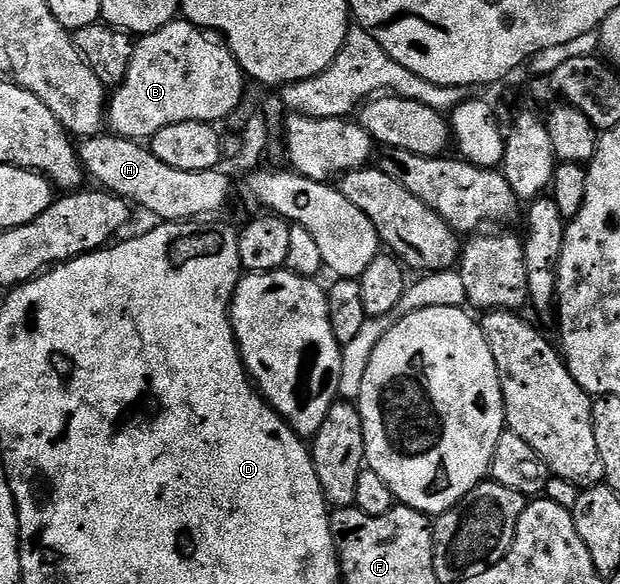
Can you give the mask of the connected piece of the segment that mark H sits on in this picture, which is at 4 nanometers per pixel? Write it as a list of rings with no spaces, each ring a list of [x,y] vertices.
[[[101,133],[83,140],[79,144],[78,154],[84,170],[89,176],[97,179],[99,186],[105,191],[119,195],[121,199],[128,200],[129,204],[137,208],[145,207],[155,218],[169,223],[183,223],[185,221],[200,221],[205,217],[212,217],[215,211],[220,211],[228,203],[232,195],[232,179],[223,175],[223,170],[214,171],[183,171],[166,165],[166,161],[158,161],[158,157],[143,142],[126,139],[123,135],[115,133]]]

